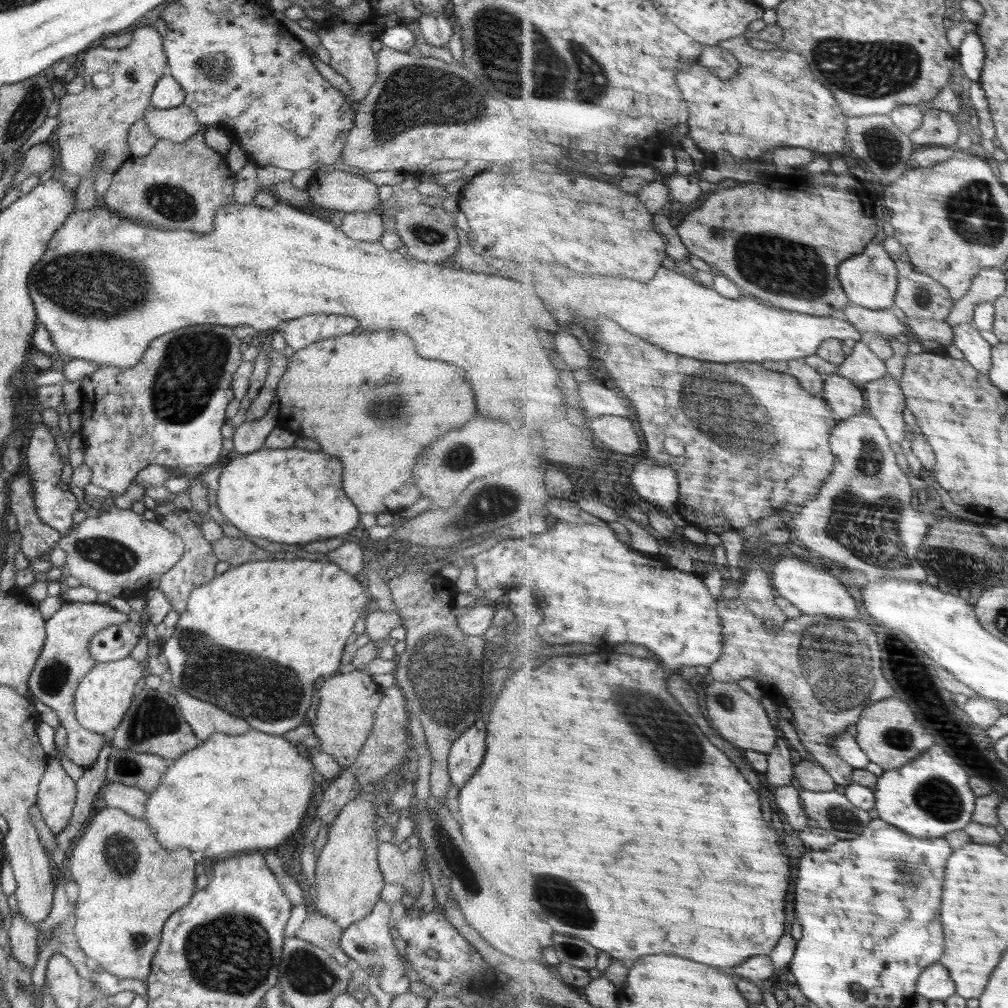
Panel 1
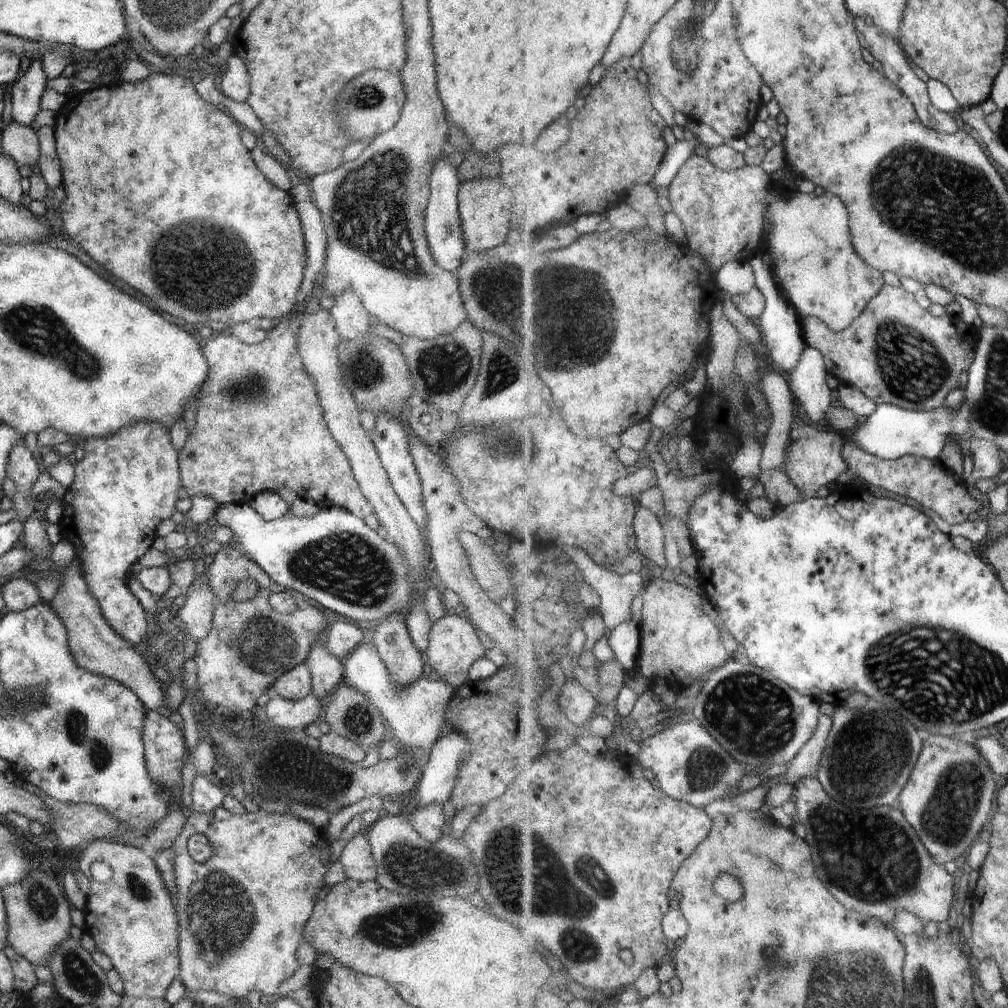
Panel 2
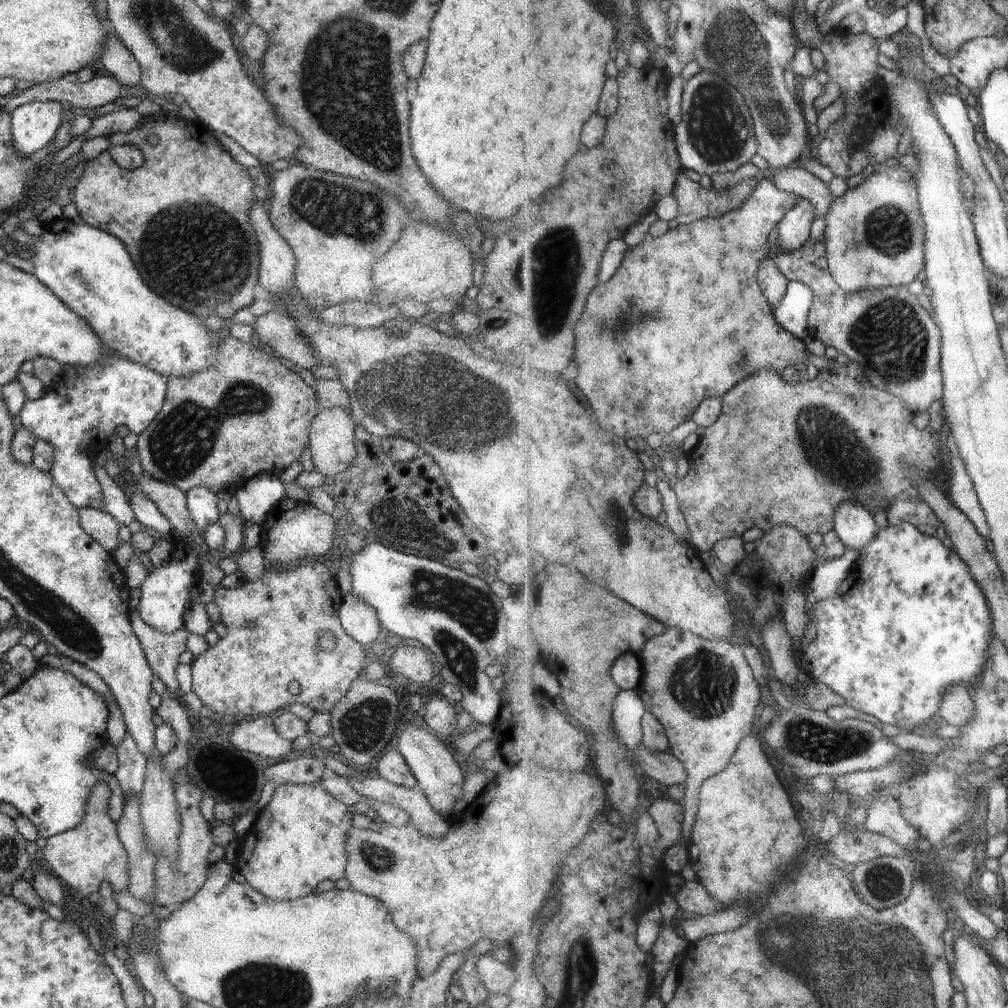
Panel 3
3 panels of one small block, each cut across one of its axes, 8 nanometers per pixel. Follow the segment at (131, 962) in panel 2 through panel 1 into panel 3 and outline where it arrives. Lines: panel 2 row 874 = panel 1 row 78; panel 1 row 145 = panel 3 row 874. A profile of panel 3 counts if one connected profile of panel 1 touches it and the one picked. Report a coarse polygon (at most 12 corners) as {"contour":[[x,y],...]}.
{"contour":[[96,784],[82,822],[38,858],[81,896],[127,890],[128,856]]}

